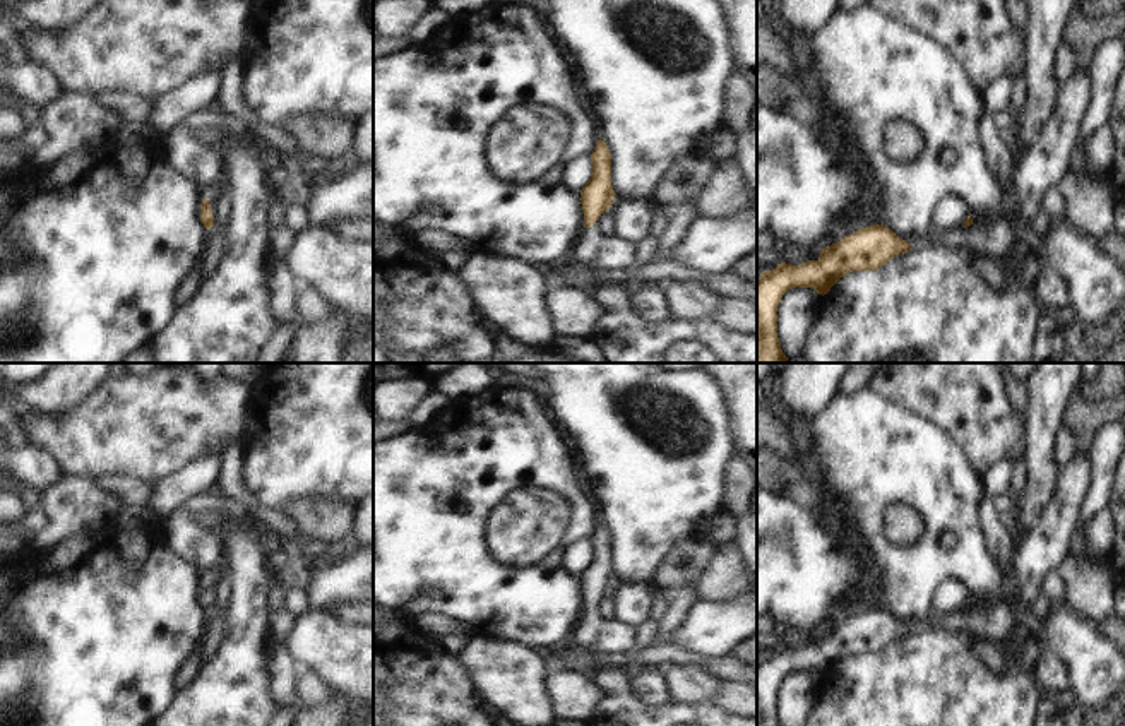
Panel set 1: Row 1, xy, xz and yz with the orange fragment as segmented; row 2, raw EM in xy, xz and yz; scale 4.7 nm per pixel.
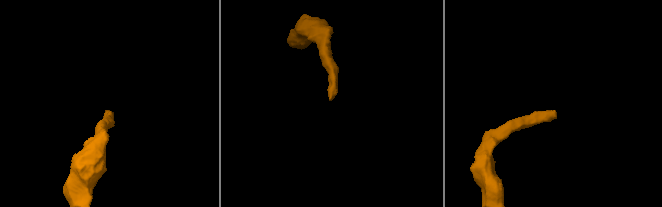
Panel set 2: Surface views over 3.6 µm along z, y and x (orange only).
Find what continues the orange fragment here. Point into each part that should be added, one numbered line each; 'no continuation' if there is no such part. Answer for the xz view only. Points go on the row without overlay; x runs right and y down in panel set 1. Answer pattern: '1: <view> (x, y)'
1: xz (593, 632)

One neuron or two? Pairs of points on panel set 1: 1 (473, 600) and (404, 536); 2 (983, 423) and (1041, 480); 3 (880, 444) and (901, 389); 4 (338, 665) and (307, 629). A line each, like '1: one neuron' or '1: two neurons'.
1: one neuron
2: two neurons
3: two neurons
4: one neuron

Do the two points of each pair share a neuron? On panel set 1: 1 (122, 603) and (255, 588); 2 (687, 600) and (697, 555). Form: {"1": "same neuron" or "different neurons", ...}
{"1": "different neurons", "2": "different neurons"}

